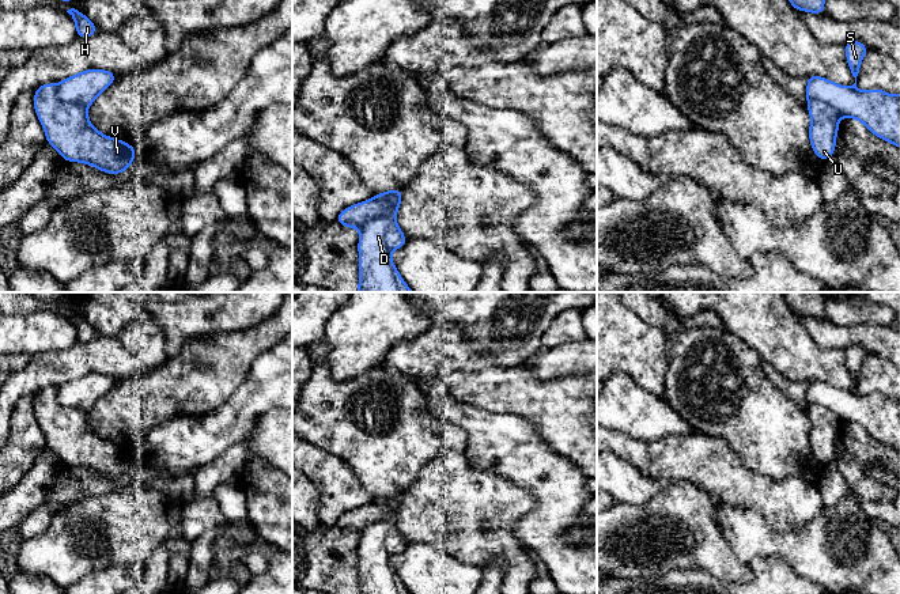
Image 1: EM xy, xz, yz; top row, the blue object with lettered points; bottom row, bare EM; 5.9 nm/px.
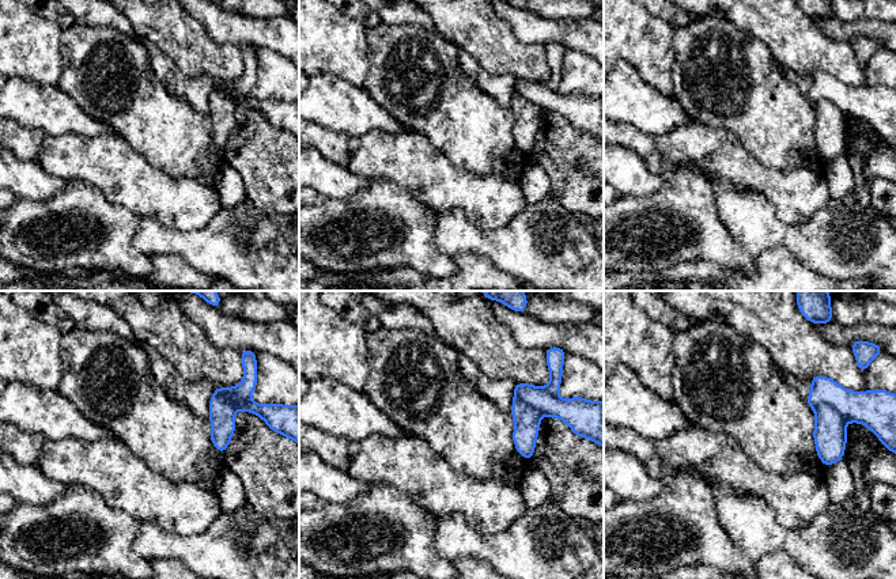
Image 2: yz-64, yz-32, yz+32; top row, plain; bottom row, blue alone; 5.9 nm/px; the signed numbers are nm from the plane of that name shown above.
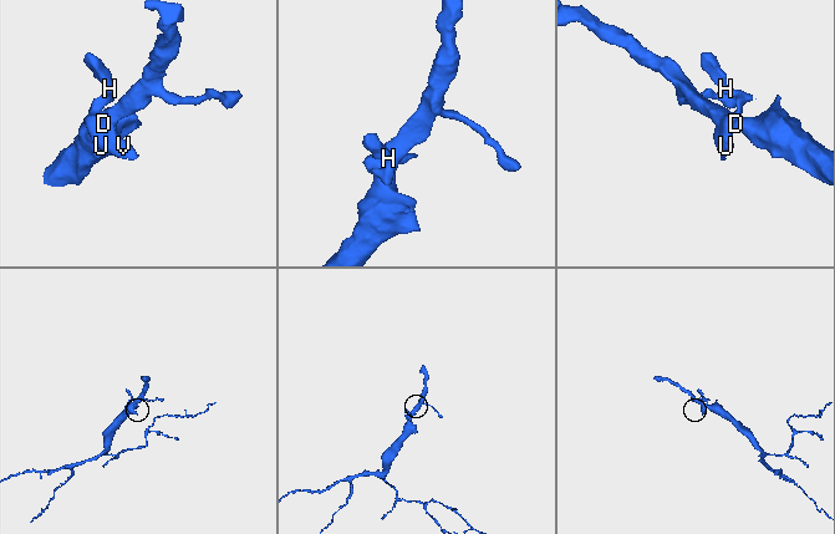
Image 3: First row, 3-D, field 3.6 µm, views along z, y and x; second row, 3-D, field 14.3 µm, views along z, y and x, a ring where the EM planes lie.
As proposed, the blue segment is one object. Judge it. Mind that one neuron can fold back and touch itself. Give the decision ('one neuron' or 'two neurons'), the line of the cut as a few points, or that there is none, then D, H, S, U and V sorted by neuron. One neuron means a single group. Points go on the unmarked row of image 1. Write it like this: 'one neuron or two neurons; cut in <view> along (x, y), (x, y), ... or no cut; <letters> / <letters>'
two neurons; cut in xy along (56, 389), (56, 400), (60, 404), (86, 413); D / H S U V

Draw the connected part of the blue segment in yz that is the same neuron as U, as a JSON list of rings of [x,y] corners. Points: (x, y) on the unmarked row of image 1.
[[[817,404],[808,408],[808,415],[812,421],[809,431],[812,453],[825,466],[833,459],[840,420],[831,410]]]

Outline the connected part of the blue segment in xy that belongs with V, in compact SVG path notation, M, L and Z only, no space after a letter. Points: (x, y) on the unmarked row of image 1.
M49 387L35 394L34 413L46 446L67 466L87 468L107 478L120 478L132 469L135 451L98 436L91 430L86 412L57 402L57 389Z

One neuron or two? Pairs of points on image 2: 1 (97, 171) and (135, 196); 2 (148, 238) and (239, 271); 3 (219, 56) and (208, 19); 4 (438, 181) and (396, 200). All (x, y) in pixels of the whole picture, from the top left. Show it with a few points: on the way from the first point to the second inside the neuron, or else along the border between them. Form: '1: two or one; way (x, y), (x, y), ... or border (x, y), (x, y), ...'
1: one; way (106, 171), (110, 171), (125, 186)
2: one; way (171, 241), (216, 250)
3: two; border (195, 18), (214, 41), (235, 44), (239, 48)
4: two; border (382, 178), (399, 182), (428, 208)

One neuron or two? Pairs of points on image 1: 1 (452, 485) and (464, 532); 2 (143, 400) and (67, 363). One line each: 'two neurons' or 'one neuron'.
1: one neuron
2: two neurons

